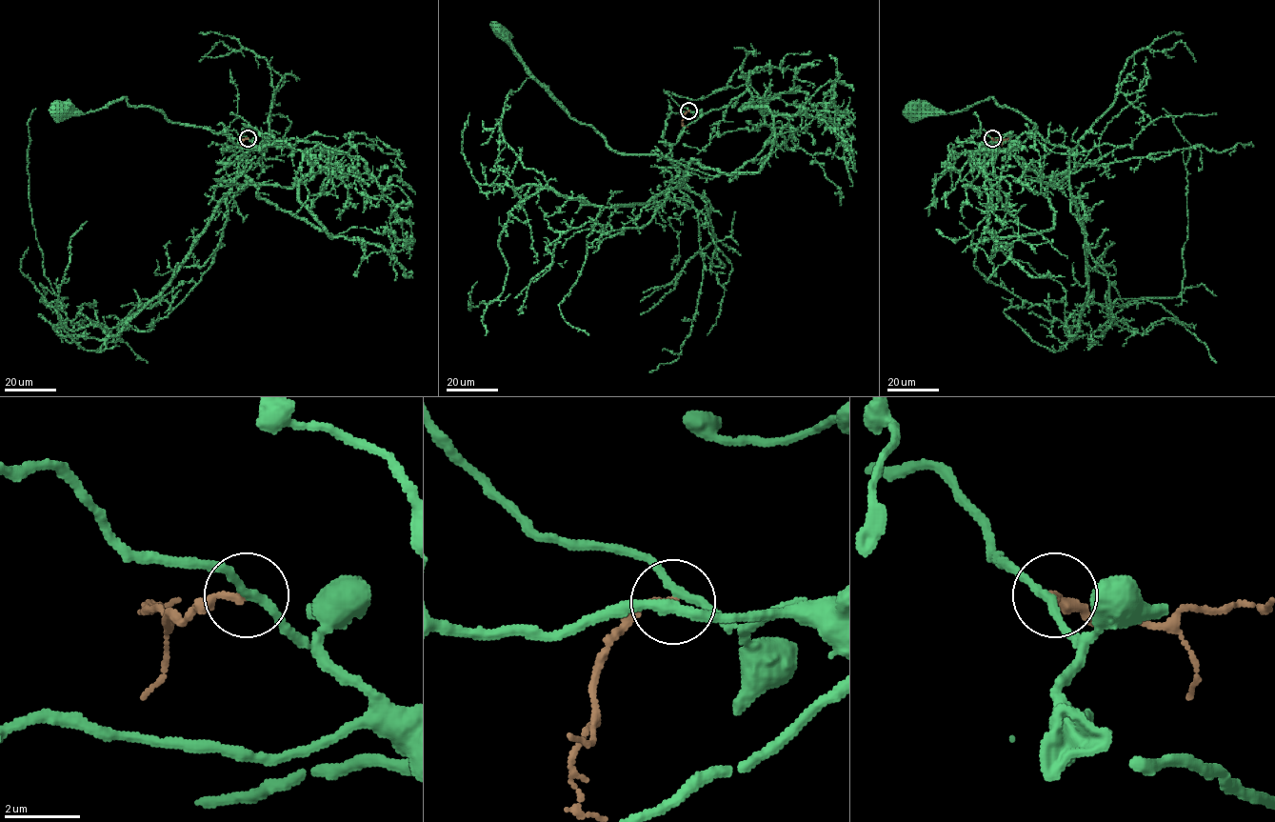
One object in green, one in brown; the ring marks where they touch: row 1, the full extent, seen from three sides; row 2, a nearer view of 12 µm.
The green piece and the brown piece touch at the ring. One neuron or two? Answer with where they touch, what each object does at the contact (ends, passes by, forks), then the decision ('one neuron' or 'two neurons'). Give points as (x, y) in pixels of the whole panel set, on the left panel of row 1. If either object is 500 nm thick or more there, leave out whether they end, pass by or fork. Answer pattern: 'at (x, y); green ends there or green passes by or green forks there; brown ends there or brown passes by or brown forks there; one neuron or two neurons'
at (248, 138); green passes by; brown ends there; two neurons

